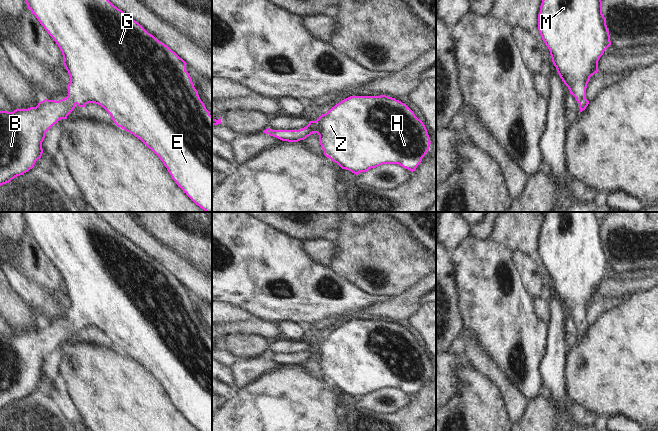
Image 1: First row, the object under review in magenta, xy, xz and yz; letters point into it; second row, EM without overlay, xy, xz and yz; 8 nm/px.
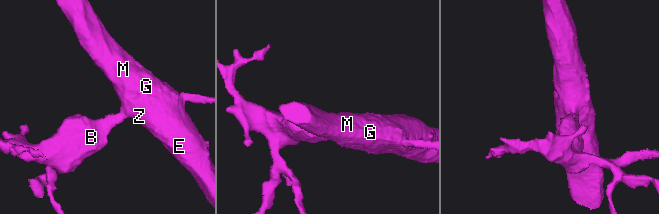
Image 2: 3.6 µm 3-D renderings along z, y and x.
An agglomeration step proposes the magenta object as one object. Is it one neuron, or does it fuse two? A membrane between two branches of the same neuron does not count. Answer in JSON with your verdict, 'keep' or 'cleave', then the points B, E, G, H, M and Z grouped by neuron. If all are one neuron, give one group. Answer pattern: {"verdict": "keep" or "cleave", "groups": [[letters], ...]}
{"verdict": "keep", "groups": [["B", "E", "G", "H", "M", "Z"]]}

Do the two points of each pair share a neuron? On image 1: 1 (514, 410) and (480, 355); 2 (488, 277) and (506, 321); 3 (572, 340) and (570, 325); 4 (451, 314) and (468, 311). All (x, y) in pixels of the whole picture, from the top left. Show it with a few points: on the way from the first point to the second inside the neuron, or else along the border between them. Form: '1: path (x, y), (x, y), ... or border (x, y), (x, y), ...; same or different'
1: path (512, 396), (490, 369); same
2: path (489, 288), (491, 298), (497, 310); same
3: path (572, 336), (571, 329); same
4: border (455, 290), (457, 293), (459, 315), (464, 329); different

